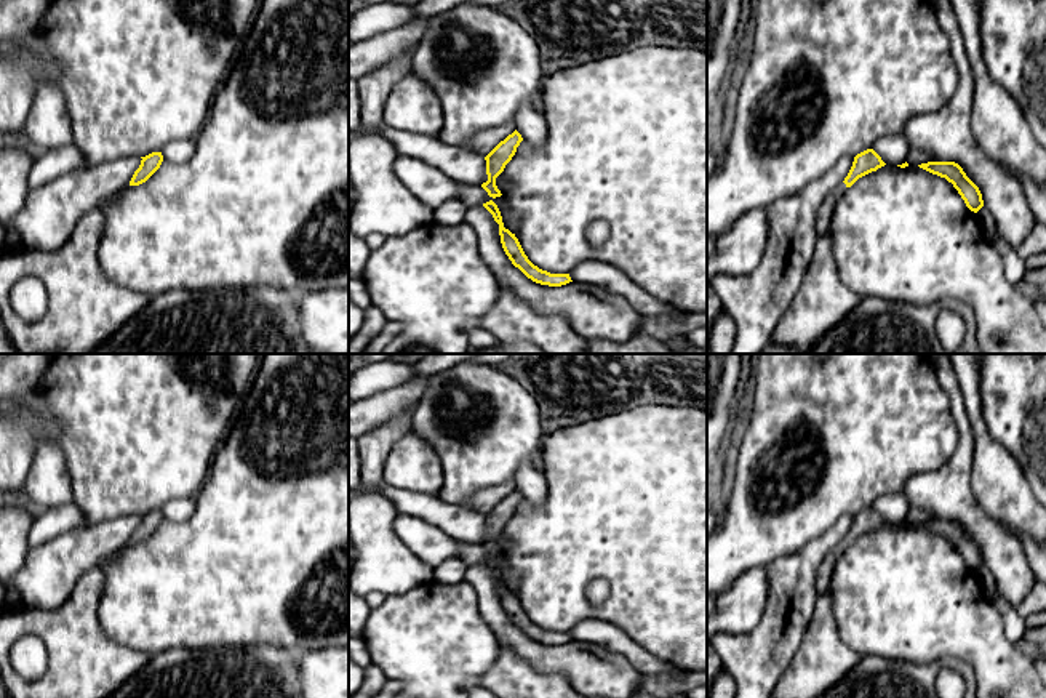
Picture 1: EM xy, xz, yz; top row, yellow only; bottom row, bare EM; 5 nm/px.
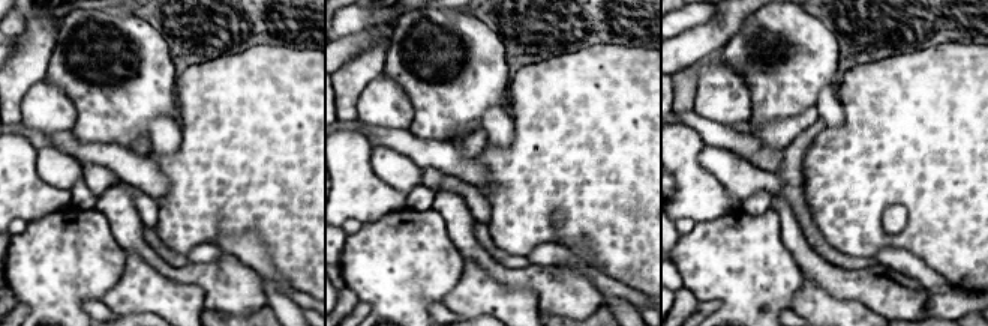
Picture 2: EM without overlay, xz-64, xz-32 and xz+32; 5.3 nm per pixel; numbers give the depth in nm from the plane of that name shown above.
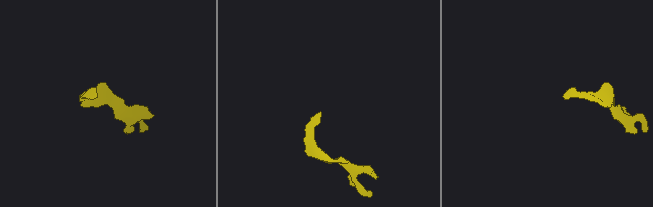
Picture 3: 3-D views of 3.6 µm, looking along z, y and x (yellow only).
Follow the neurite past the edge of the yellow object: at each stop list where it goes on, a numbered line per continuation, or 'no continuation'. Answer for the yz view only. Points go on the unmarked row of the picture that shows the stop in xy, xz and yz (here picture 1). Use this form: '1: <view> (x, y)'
1: yz (826, 567)

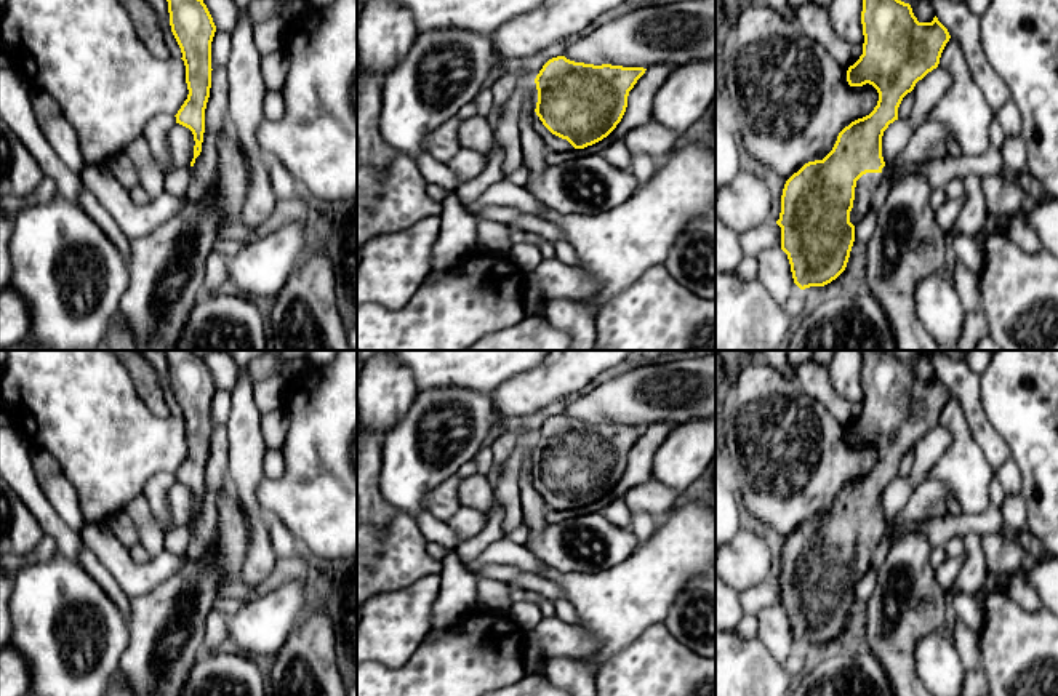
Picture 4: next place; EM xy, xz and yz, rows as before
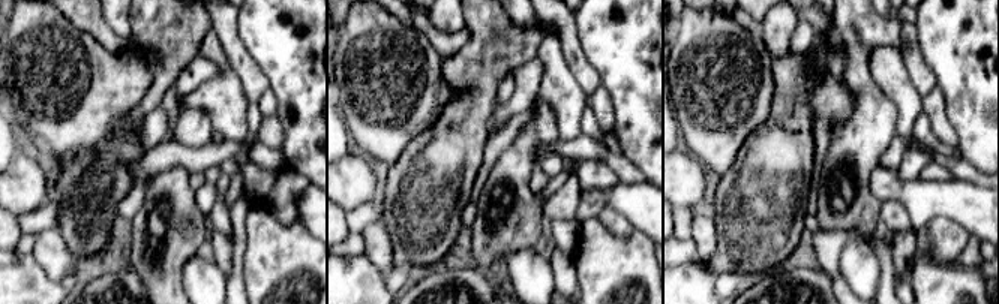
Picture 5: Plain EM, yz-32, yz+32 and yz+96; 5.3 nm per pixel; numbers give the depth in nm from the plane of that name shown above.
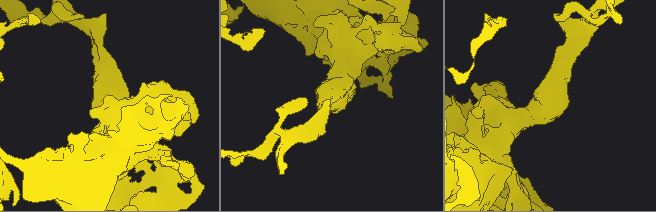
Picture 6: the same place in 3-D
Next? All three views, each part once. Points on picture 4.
1: yz (866, 543)

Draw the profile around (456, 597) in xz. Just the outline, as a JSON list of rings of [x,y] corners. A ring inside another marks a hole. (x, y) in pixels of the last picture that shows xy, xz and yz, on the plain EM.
[[[447,549],[442,558],[440,590],[432,608],[432,629],[443,630],[455,626],[477,606],[477,578]]]

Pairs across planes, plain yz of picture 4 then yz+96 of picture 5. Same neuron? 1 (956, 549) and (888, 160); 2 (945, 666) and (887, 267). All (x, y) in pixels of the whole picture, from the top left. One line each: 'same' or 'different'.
1: same
2: different

